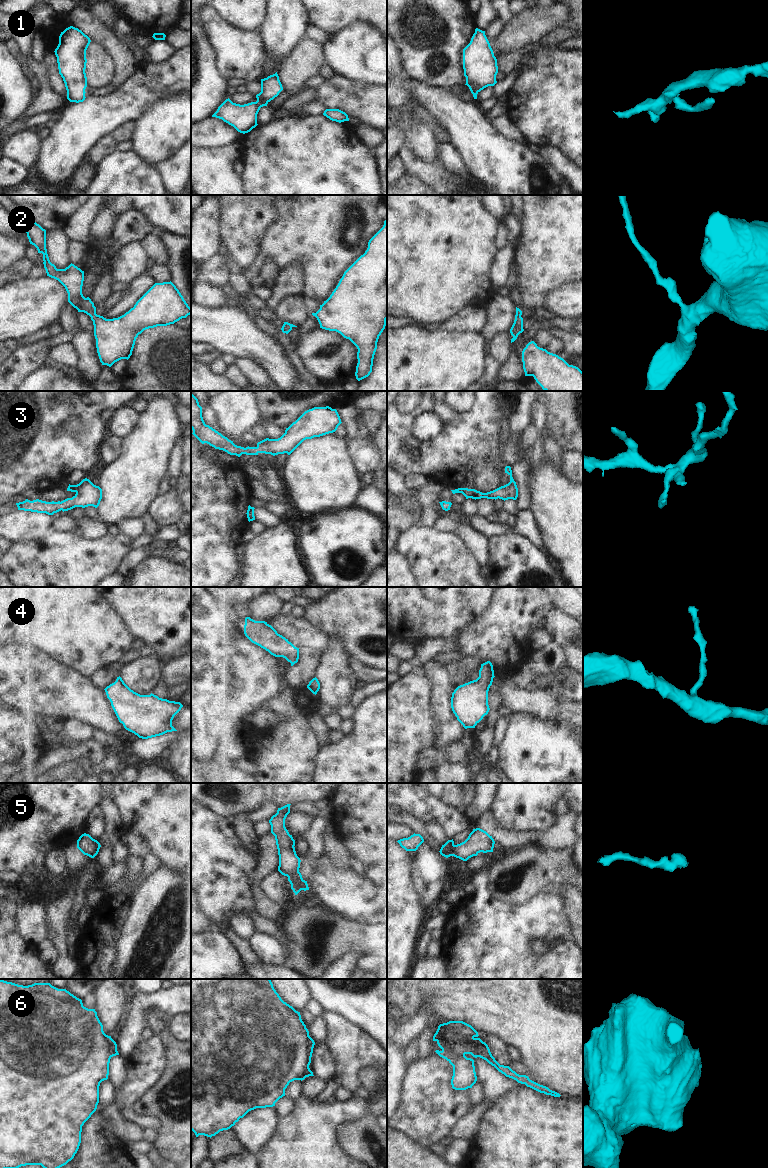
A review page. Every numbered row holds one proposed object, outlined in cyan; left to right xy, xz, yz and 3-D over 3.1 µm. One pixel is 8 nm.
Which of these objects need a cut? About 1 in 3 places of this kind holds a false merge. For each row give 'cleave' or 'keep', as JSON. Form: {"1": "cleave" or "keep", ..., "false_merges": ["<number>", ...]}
{"1": "keep", "2": "keep", "3": "keep", "4": "keep", "5": "keep", "6": "cleave", "false_merges": ["6"]}

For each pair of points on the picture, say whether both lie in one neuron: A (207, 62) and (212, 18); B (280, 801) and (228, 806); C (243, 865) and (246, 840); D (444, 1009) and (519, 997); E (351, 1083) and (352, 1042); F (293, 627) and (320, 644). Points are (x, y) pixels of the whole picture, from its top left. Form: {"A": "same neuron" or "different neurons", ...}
{"A": "different neurons", "B": "same neuron", "C": "different neurons", "D": "same neuron", "E": "same neuron", "F": "same neuron"}

